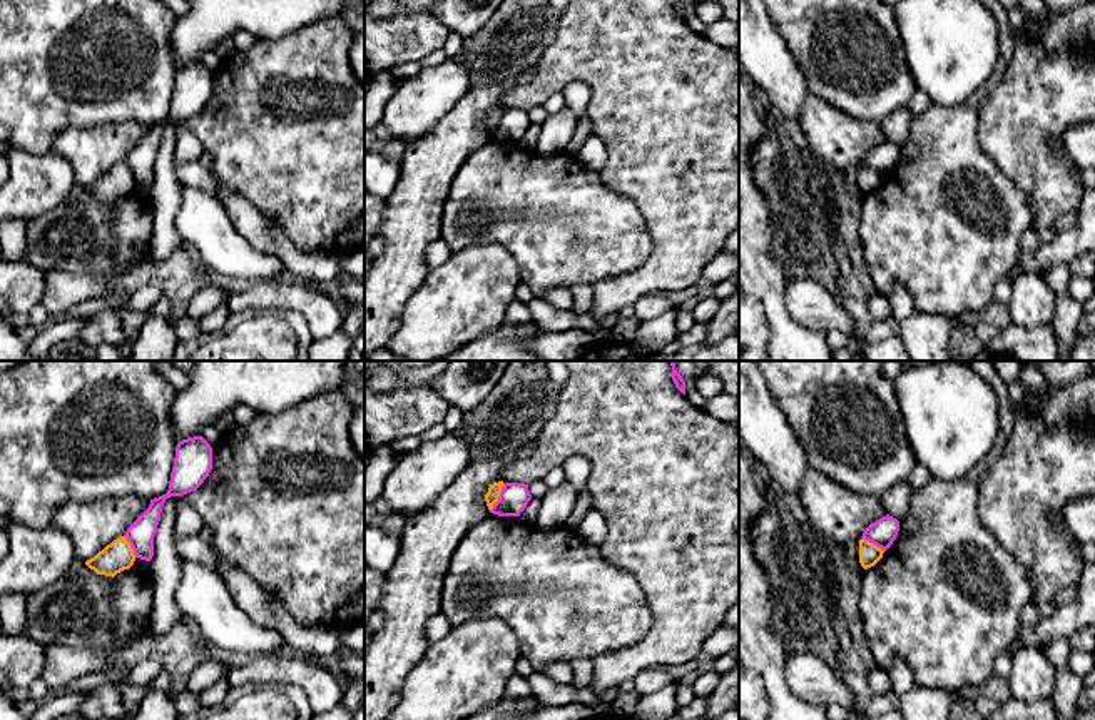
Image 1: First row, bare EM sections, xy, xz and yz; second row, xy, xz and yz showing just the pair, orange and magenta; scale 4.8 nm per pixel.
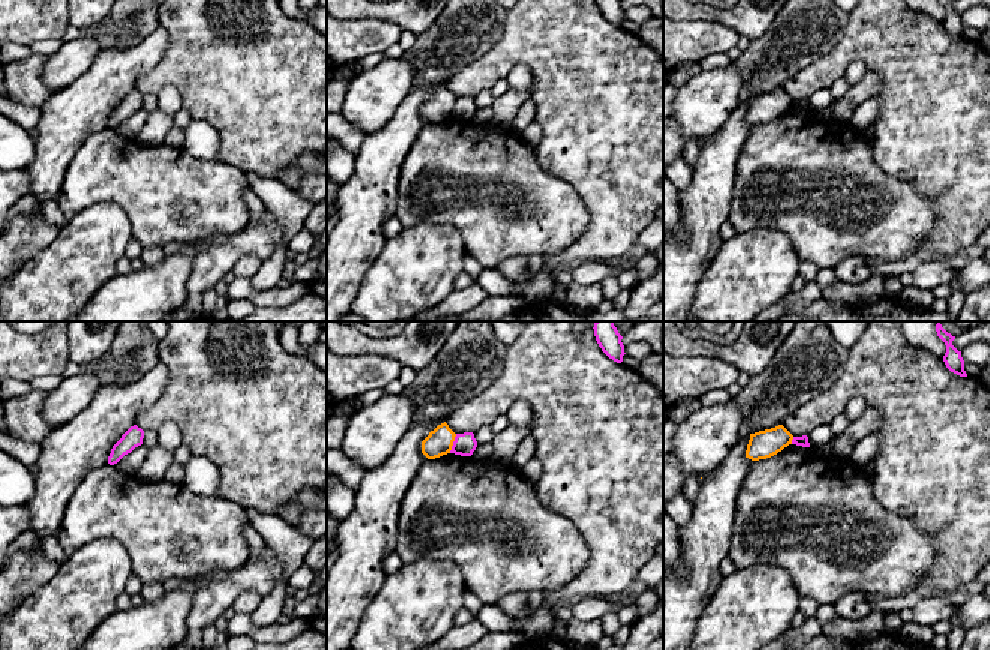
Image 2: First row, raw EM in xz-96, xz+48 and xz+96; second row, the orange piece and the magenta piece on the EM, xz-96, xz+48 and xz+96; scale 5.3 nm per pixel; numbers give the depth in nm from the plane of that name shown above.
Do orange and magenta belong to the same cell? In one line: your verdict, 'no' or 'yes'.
no

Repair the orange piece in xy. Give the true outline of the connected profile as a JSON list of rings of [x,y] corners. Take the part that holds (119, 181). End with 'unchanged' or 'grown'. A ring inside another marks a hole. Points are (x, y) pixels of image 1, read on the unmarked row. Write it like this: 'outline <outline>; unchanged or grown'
outline [[[125,162],[114,165],[85,190],[97,200],[115,202],[117,199],[129,195],[135,187],[134,175]]]; unchanged

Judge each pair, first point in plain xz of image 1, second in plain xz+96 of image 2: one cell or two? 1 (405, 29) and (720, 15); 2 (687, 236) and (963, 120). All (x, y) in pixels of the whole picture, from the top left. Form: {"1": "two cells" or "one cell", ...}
{"1": "two cells", "2": "one cell"}

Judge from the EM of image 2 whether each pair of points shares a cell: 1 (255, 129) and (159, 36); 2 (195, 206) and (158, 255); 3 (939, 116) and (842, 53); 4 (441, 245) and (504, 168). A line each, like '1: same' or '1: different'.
1: different
2: different
3: same
4: different

